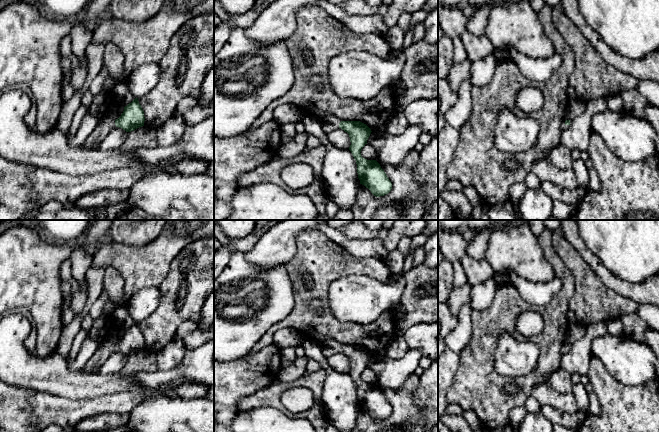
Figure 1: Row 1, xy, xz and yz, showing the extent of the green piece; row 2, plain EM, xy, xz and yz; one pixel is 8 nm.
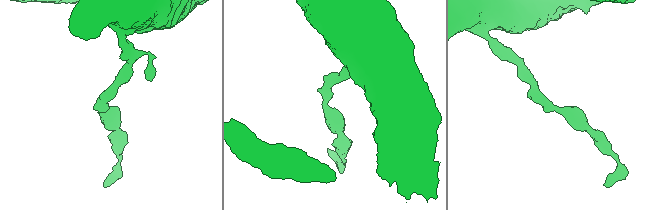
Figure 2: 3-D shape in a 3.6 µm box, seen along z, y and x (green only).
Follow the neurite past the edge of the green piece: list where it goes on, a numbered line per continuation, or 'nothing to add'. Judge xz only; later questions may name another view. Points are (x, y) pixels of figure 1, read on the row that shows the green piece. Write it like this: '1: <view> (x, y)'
1: xz (329, 123)

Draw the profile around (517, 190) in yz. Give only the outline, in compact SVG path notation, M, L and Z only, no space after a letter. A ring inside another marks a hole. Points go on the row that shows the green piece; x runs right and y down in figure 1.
M515 183L510 187L510 201L512 203L519 203L526 190L528 189L527 185L523 183Z

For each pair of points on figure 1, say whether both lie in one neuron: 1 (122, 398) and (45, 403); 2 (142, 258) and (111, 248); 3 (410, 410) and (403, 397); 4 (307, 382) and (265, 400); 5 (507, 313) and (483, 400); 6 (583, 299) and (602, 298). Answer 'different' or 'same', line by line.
1: same
2: same
3: same
4: same
5: same
6: same

